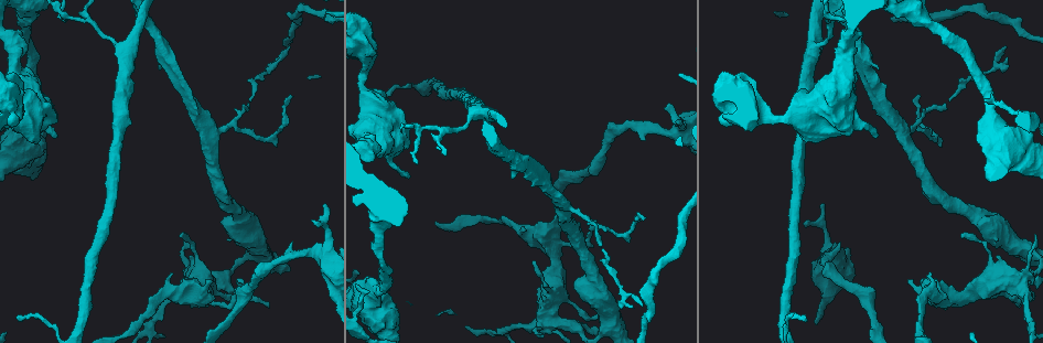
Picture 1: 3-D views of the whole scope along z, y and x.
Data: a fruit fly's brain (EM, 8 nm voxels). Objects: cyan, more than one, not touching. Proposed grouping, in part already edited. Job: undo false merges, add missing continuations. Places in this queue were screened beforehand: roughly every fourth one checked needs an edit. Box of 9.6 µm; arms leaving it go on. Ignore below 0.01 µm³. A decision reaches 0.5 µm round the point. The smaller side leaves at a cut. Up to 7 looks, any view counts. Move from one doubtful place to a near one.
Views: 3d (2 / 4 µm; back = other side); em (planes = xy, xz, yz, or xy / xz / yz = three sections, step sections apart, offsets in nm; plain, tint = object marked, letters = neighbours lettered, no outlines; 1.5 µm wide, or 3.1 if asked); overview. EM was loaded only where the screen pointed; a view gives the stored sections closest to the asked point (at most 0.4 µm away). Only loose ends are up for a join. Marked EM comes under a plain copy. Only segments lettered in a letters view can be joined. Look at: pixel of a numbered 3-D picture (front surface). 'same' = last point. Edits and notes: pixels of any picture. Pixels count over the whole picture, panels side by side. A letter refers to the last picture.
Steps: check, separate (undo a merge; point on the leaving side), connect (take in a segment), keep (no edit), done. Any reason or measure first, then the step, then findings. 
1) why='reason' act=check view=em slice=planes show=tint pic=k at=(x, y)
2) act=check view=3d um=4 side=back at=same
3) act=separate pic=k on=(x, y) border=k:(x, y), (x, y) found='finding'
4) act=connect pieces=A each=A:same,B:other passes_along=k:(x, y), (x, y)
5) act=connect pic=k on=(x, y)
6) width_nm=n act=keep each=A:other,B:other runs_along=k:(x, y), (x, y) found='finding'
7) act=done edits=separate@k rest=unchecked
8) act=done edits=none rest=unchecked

why='calibre changes' act=check view=3d um=4 side=back pic=1 at=(364, 82)

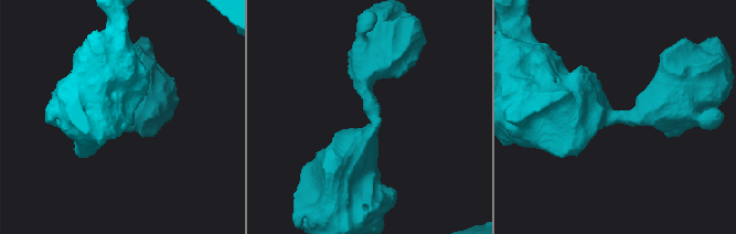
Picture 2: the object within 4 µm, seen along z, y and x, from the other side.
arm_widths_nm=420,750 act=check view=em slice=planes show=letters pic=2 at=(375, 114)

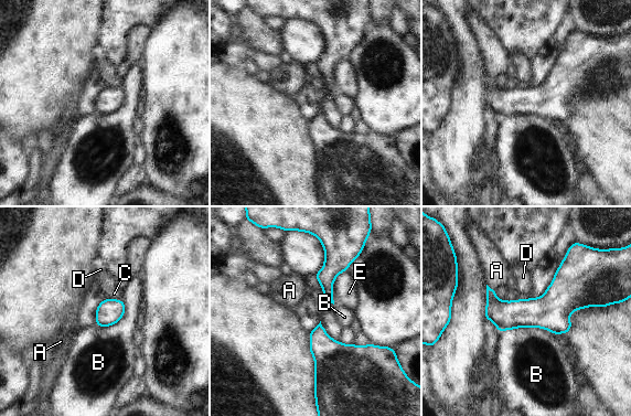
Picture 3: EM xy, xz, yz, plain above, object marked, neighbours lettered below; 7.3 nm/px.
act=keep each=A:other,B:other,C:other,D:other,E:other found='all the same neuron'

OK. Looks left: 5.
why='an open end' act=check view=em slice=planes show=letters pic=1 at=(643, 139)

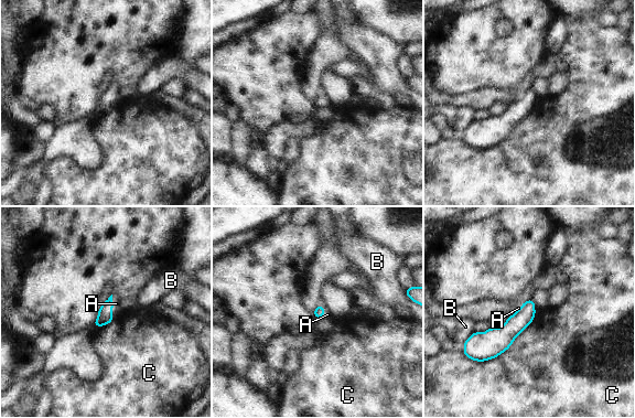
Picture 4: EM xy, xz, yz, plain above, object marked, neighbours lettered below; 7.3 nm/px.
act=connect pieces=A each=A:same,B:other,C:other passes_along=4:(105, 315), (112, 304), (116, 303) found='the neuron continues'

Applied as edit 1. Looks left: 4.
why='see it whole again' act=check view=overview

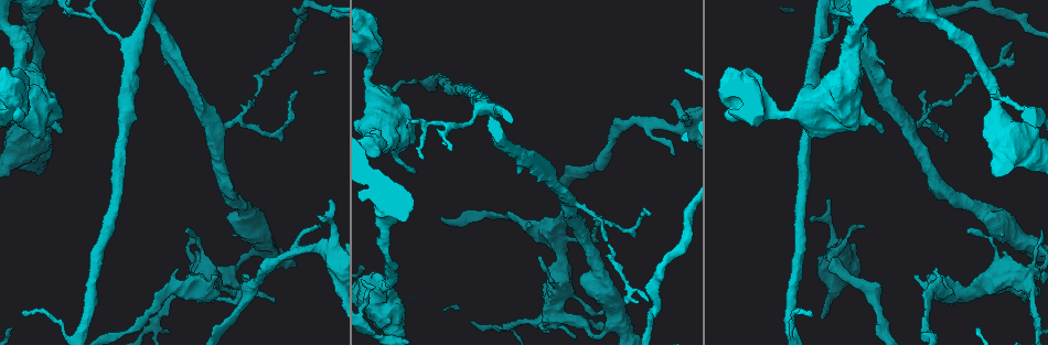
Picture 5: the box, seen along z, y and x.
why='an open end' act=check view=em slice=planes show=letters pic=5 at=(543, 332)

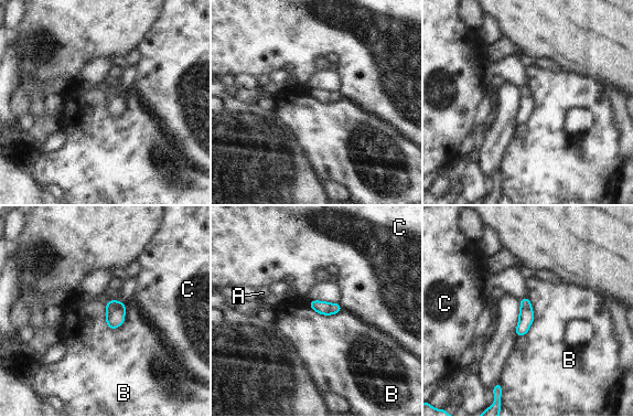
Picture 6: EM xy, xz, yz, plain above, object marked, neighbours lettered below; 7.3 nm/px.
act=keep each=A:other,B:other,C:other border=6:(117, 299), (106, 305), (111, 330) found='none of them fits'

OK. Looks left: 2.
act=done edits=connect@4 rest=unchecked

